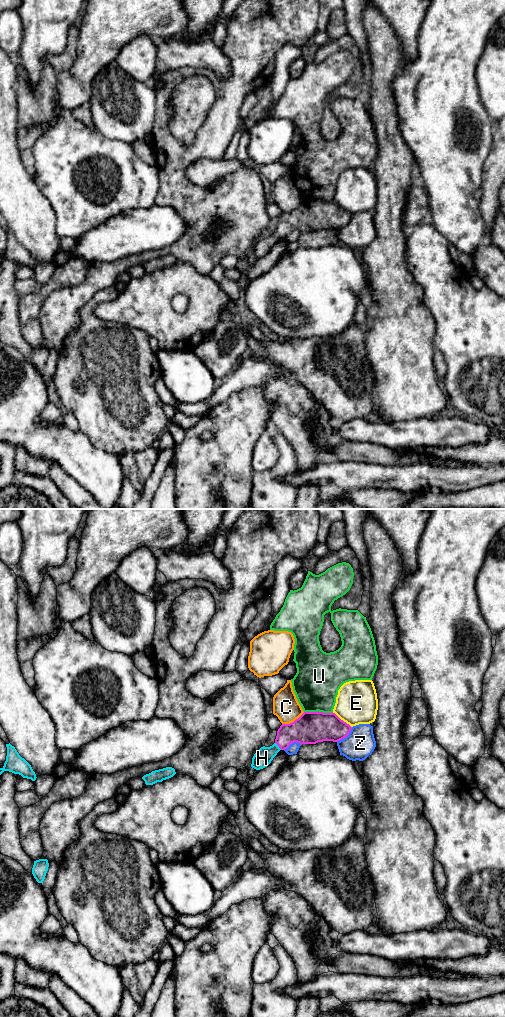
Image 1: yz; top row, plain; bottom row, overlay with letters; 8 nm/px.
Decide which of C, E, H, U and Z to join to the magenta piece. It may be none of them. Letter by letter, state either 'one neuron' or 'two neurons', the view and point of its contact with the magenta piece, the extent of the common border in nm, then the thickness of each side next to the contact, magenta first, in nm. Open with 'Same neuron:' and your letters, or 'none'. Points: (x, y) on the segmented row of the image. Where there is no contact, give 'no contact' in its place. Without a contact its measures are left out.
Same neuron: H
C: two neurons; meets magenta in yz at (294, 721); contact 200 nm long; 260 nm thick on the magenta side, 220 nm on the other
E: two neurons; meets magenta in yz at (342, 720); contact 200 nm long; 260 nm thick on the magenta side, 340 nm on the other
H: one neuron; meets magenta in yz at (278, 745); contact 80 nm long; 220 nm thick on the magenta side, 150 nm on the other
U: two neurons; meets magenta in yz at (318, 711); contact 240 nm long; 260 nm thick on the magenta side, 360 nm on the other
Z: two neurons; meets magenta in yz at (346, 736); contact 180 nm long; 240 nm thick on the magenta side, 240 nm on the other

